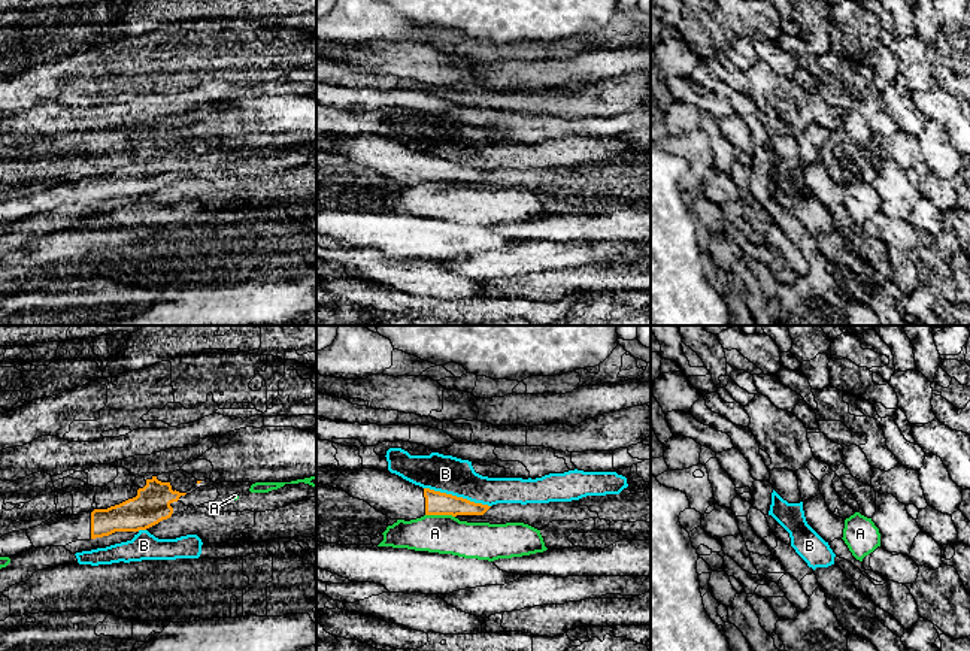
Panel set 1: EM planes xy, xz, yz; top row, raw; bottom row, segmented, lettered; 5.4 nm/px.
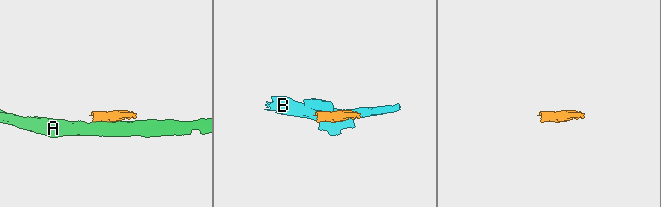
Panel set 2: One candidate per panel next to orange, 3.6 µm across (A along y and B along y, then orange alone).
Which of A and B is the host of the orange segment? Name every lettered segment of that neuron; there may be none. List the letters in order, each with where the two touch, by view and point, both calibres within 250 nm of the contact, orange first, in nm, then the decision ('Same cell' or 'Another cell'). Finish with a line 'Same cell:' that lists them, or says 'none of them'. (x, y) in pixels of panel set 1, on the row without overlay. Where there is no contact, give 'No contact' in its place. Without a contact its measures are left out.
A: Touches orange at xz (440, 179). Thickness 130 nm (orange) against 200 nm. Another cell
B: Touches orange at xz (455, 162). Thickness 130 nm (orange) against 200 nm. Another cell
Same cell: none of them

